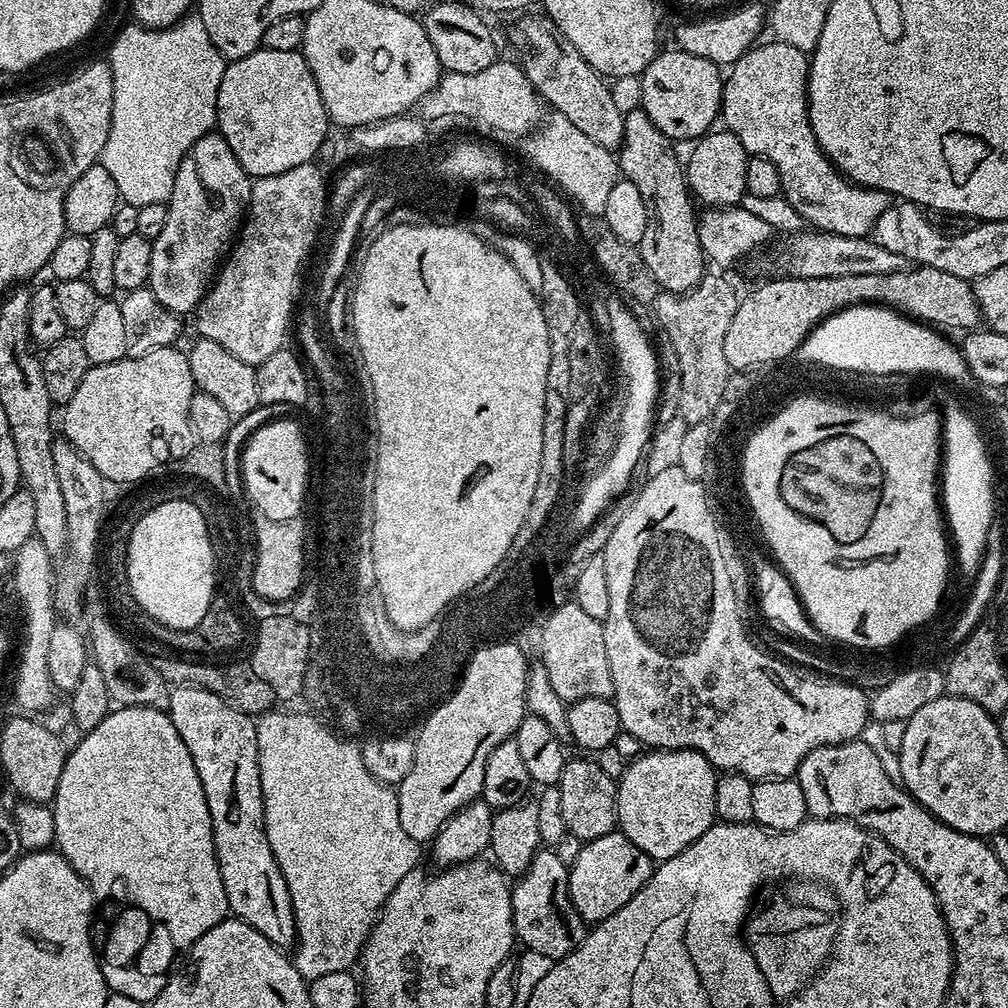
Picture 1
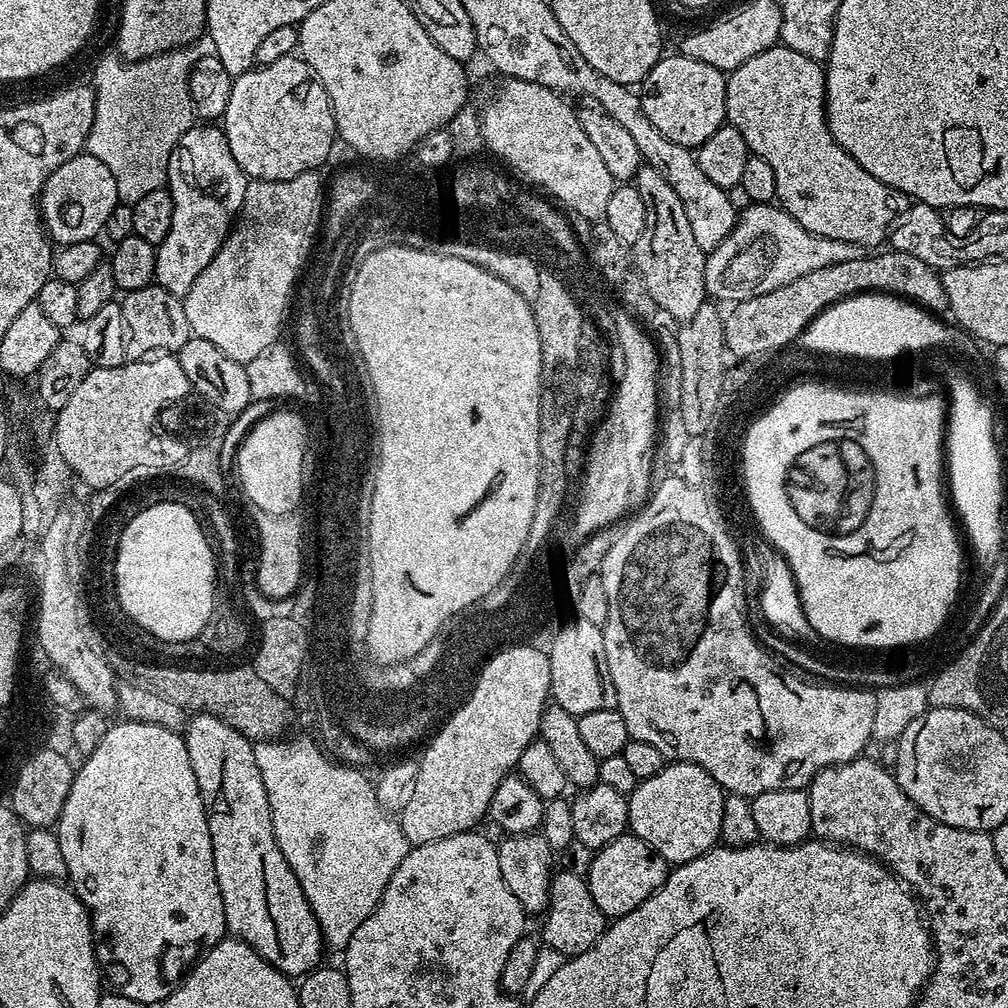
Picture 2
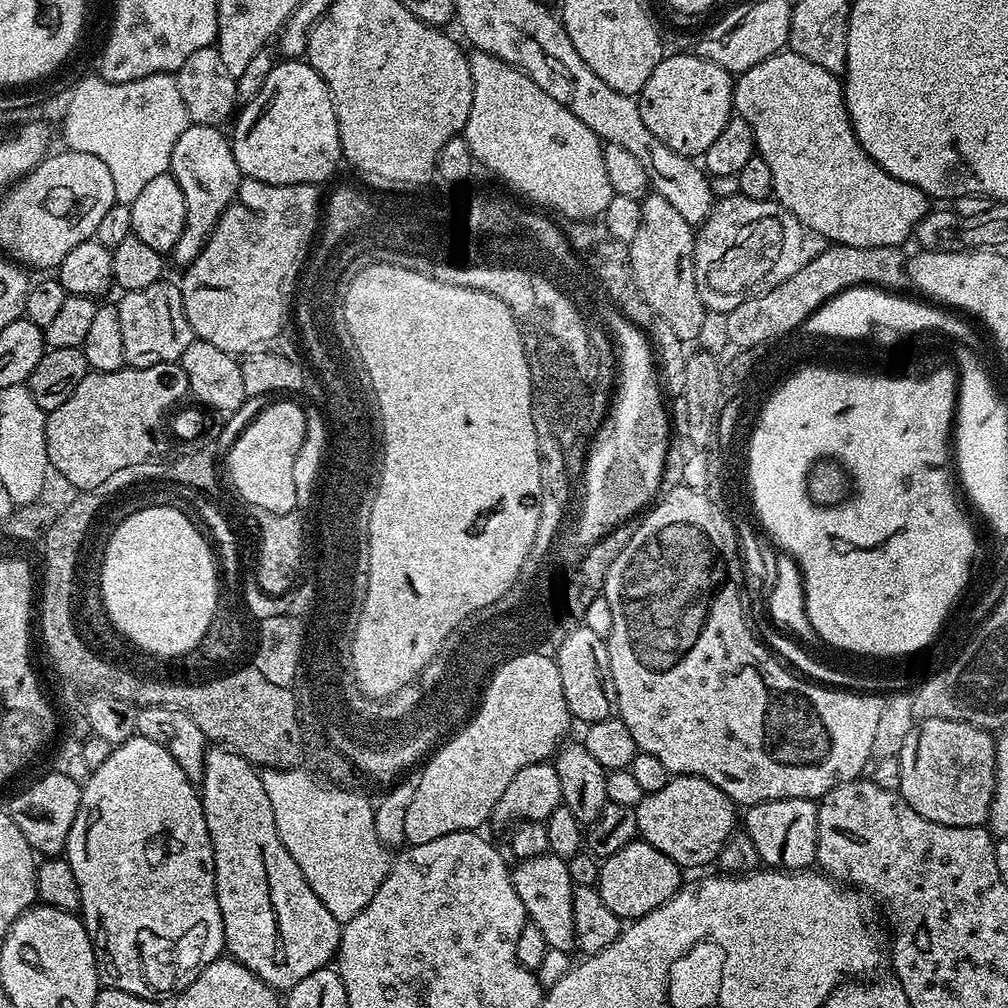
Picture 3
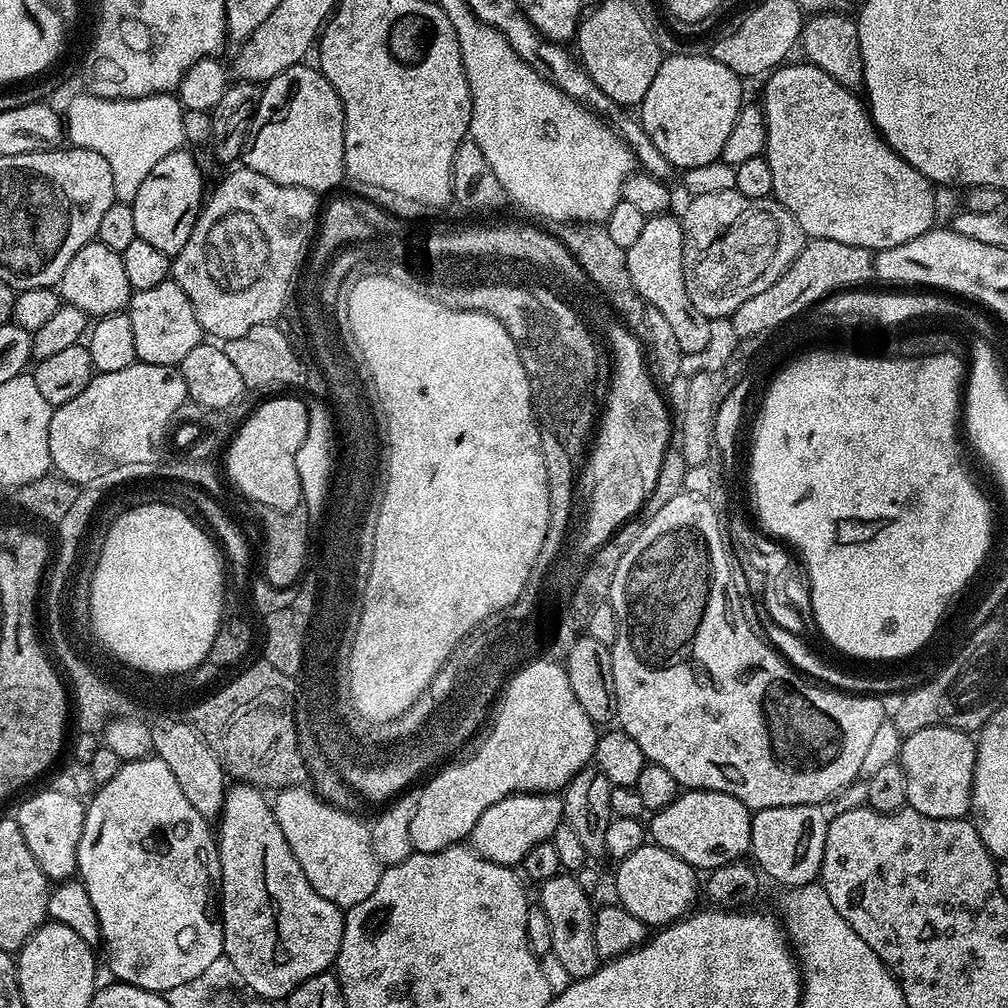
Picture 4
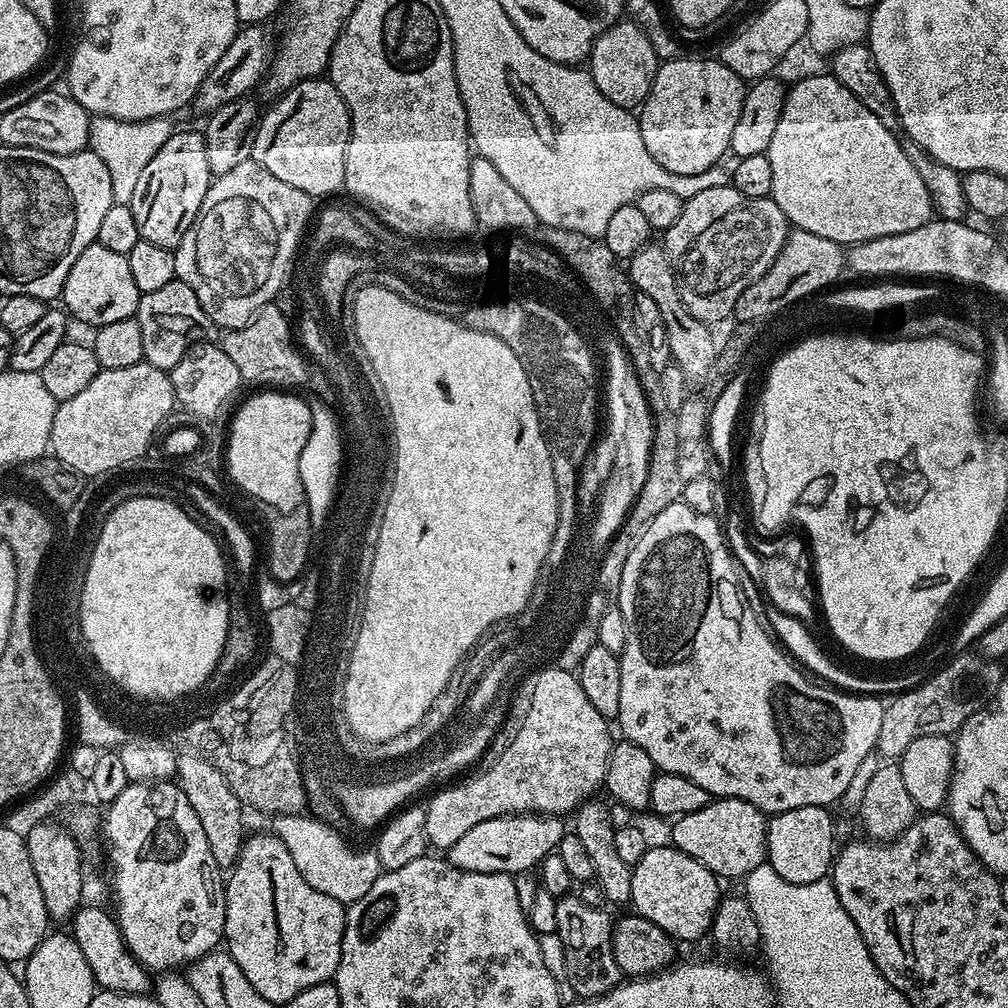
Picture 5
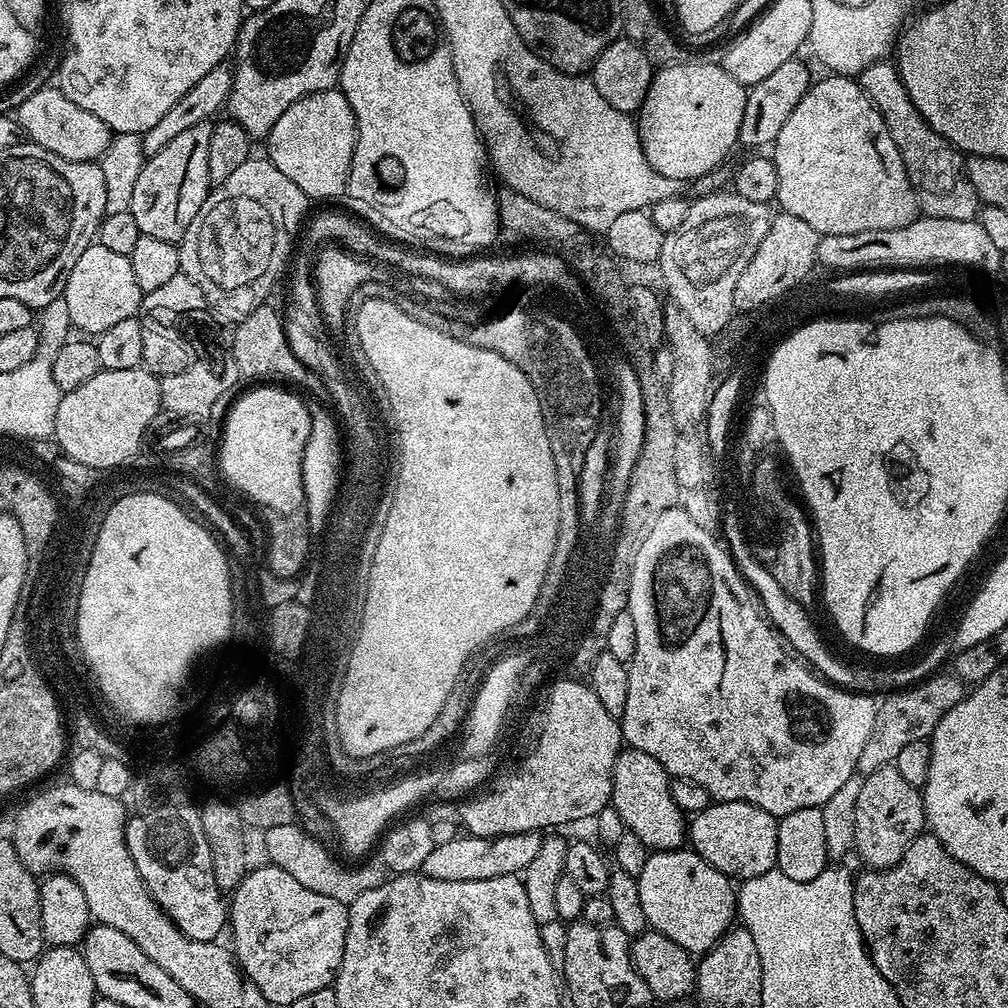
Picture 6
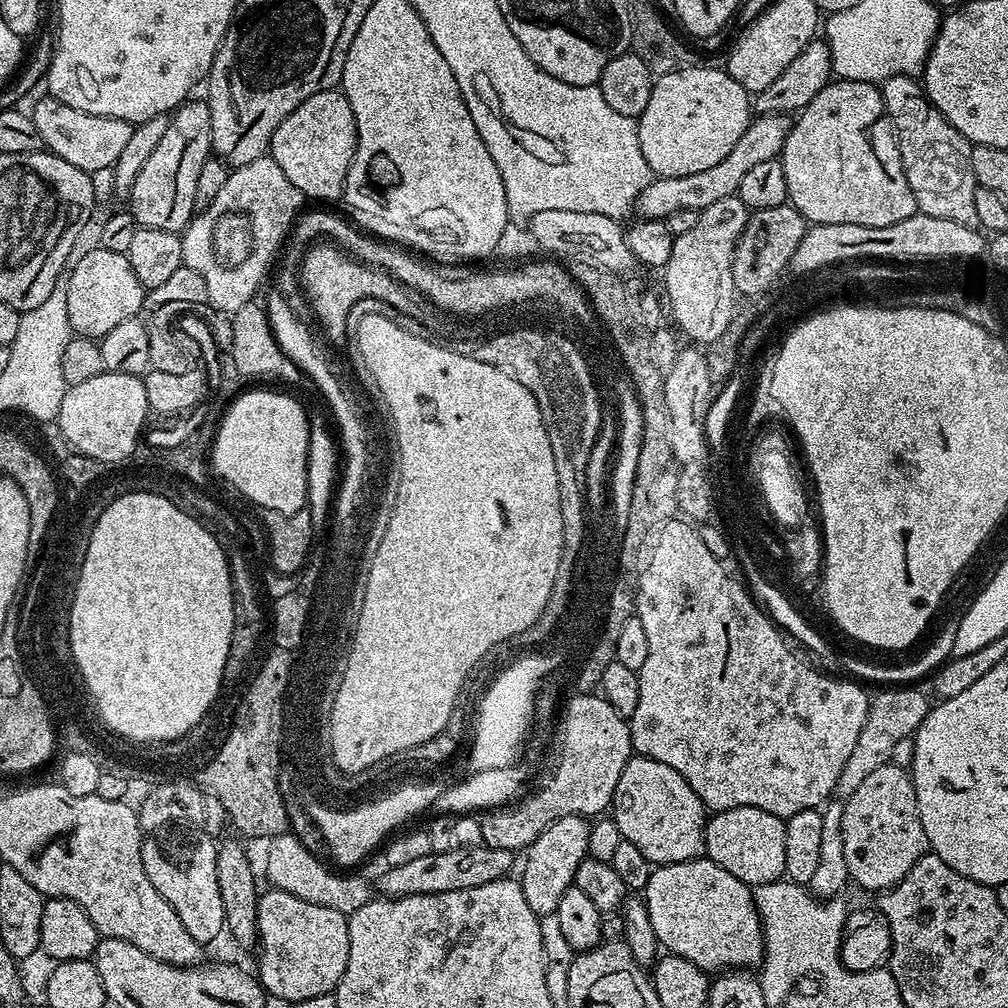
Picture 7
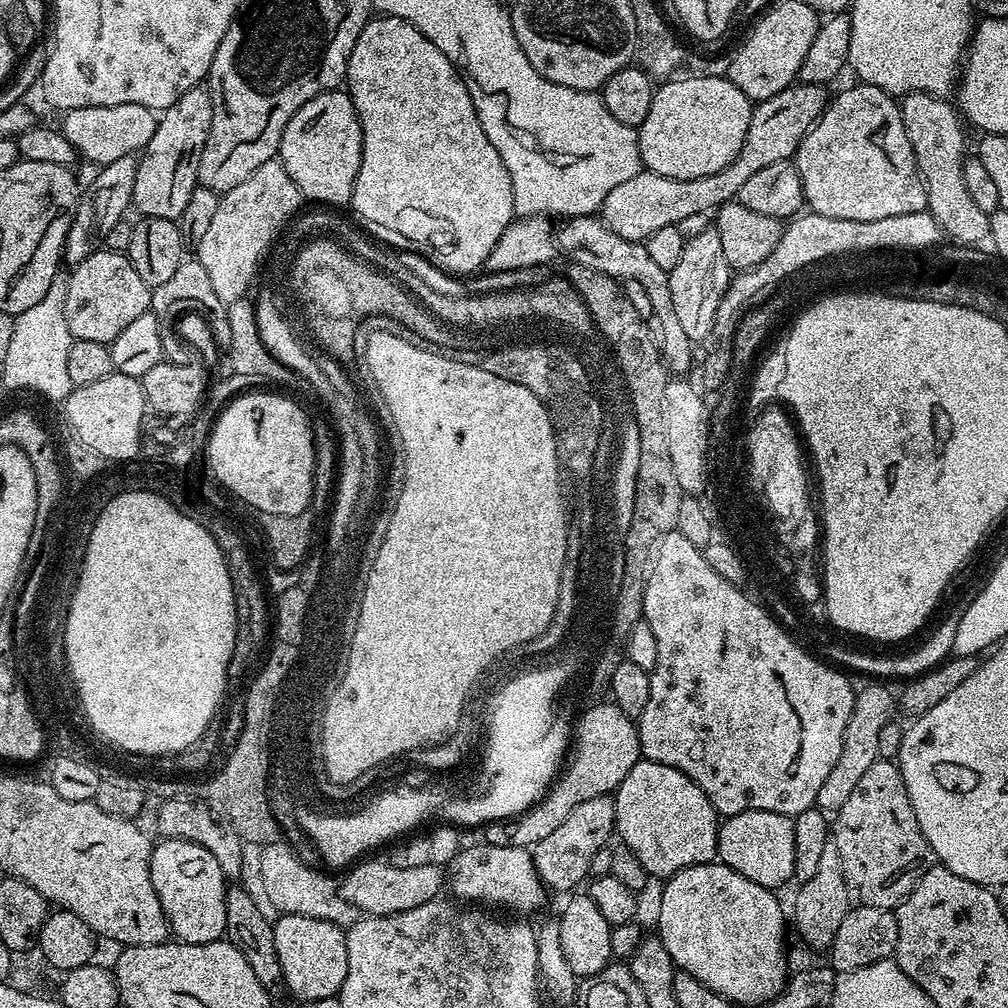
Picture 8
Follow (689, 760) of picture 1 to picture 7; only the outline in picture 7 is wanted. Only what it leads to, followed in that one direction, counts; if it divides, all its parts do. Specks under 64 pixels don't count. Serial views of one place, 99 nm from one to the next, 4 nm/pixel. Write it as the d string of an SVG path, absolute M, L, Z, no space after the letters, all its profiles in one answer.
M750 806L731 808L725 812L717 812L707 817L704 825L704 851L707 859L713 860L722 870L734 874L742 883L749 886L769 884L785 875L786 866L786 830L784 820L774 814L766 814L766 810L758 810Z

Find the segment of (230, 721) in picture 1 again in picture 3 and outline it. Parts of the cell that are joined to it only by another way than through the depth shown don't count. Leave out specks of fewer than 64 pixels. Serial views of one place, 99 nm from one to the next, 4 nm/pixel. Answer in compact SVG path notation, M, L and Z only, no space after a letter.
M209 747L208 753L204 756L204 779L199 785L198 791L200 803L204 805L206 830L210 834L210 842L214 850L216 897L224 923L224 947L227 955L242 966L249 968L258 978L262 978L262 982L266 982L271 988L277 990L287 990L298 986L298 982L302 982L302 978L306 978L306 974L314 974L314 970L329 967L340 950L341 921L336 920L334 914L330 914L330 910L326 910L326 906L322 906L318 894L314 894L314 890L310 890L310 882L306 882L302 870L298 870L298 862L294 862L294 858L290 858L290 850L286 850L286 846L282 846L282 838L278 838L278 830L274 826L274 810L270 810L270 798L266 798L266 790L262 786L262 778L257 765L251 764L249 760L242 758L230 748Z

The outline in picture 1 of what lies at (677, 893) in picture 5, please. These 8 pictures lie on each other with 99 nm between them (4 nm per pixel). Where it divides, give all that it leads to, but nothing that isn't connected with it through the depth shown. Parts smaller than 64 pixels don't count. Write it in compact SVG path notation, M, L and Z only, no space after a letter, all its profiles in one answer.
M613 830L610 834L602 834L602 838L594 838L582 846L578 858L568 869L568 889L572 898L572 905L578 910L578 914L586 922L599 922L610 918L652 876L654 862L630 838L626 838L623 832Z

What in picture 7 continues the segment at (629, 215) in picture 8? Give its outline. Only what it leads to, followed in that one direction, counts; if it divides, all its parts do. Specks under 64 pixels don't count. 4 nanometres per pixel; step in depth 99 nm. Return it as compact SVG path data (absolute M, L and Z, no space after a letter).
M757 115L749 123L742 138L738 138L734 150L730 150L730 154L726 154L726 158L722 158L718 166L710 166L710 170L701 170L699 174L653 178L635 202L635 215L646 220L667 221L668 216L676 214L678 210L694 210L701 213L706 206L714 206L714 202L722 202L722 198L737 195L742 174L746 174L753 166L758 166L758 162L770 162L779 157L784 149L784 139L788 136L789 127L790 120L787 115Z

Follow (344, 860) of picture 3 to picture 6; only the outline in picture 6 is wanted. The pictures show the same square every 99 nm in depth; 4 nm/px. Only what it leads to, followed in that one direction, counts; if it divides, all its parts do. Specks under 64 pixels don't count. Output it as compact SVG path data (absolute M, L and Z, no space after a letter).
M296 822L266 829L262 832L262 838L264 838L264 852L268 855L265 857L271 863L286 870L286 874L292 875L297 882L302 882L302 886L307 886L309 890L315 890L317 894L326 894L326 898L338 898L338 902L343 904L351 904L354 898L358 898L358 894L384 883L386 879L385 873L379 867L372 868L369 872L355 872L352 868L343 868L328 853L329 849L325 845L310 838L310 834L306 834Z

